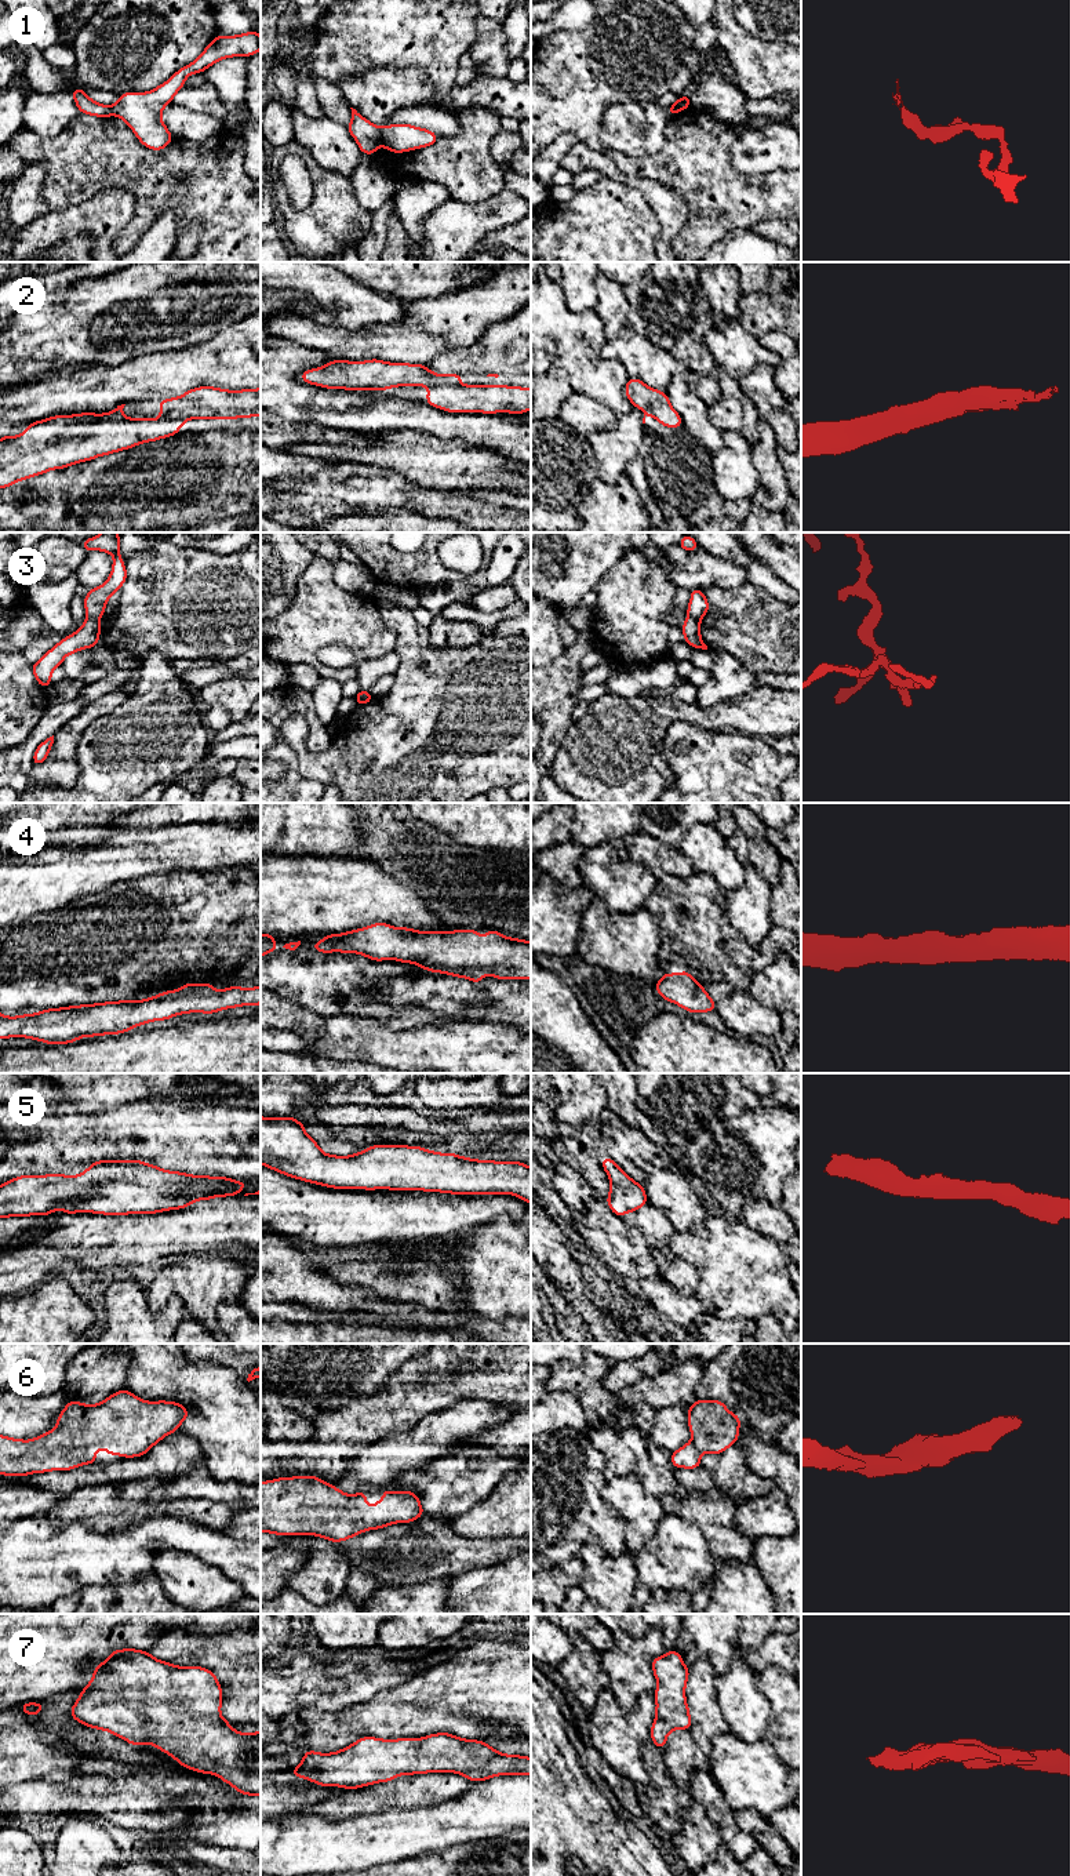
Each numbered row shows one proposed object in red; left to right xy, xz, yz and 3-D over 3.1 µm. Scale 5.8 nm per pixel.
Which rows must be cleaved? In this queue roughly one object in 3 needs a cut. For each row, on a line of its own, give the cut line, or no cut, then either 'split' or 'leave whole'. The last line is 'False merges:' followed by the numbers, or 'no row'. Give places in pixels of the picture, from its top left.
1: cut none; leave whole
2: cut none; leave whole
3: cut xy (87, 617), (98, 620); split
4: cut none; leave whole
5: cut none; leave whole
6: cut none; leave whole
7: cut none; leave whole
False merges: 3

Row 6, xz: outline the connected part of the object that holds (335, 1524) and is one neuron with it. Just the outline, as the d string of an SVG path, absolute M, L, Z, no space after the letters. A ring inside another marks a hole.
M317 1476L261 1481L261 1533L317 1535L341 1542L425 1515L416 1494L405 1490L381 1493L385 1497L368 1508L364 1491L349 1495Z

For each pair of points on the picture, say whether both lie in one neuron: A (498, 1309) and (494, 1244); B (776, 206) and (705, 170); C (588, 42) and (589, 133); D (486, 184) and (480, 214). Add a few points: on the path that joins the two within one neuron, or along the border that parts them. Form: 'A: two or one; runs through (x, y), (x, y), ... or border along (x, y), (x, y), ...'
A: one; runs through (498, 1293), (498, 1264), (495, 1261)
B: one; runs through (759, 199), (734, 199), (723, 188)
C: one; runs through (588, 64), (588, 111)
D: two; border along (505, 186), (484, 200), (451, 200)

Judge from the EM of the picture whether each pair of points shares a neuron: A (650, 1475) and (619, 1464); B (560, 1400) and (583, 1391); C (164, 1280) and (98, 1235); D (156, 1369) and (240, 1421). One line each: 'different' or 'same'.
A: same
B: different
C: different
D: same

